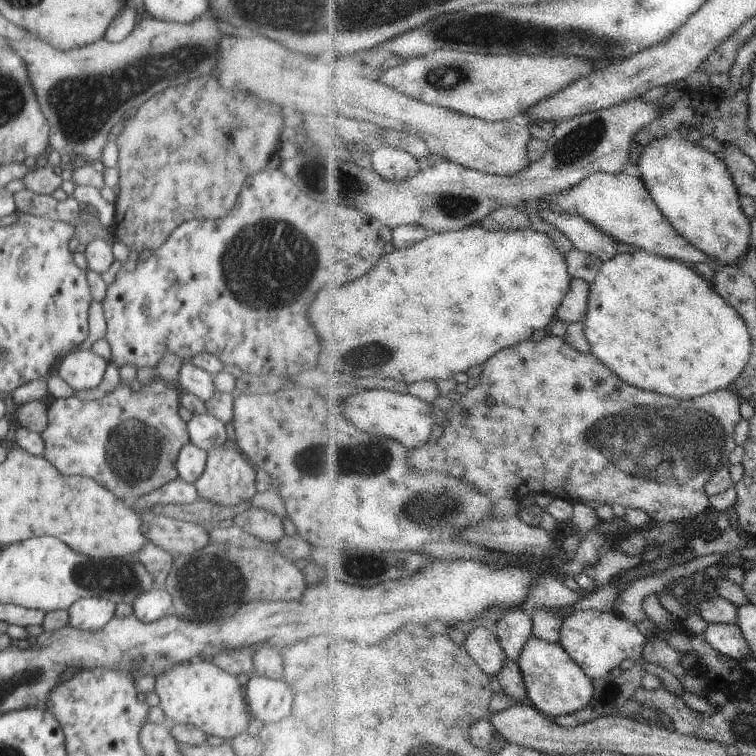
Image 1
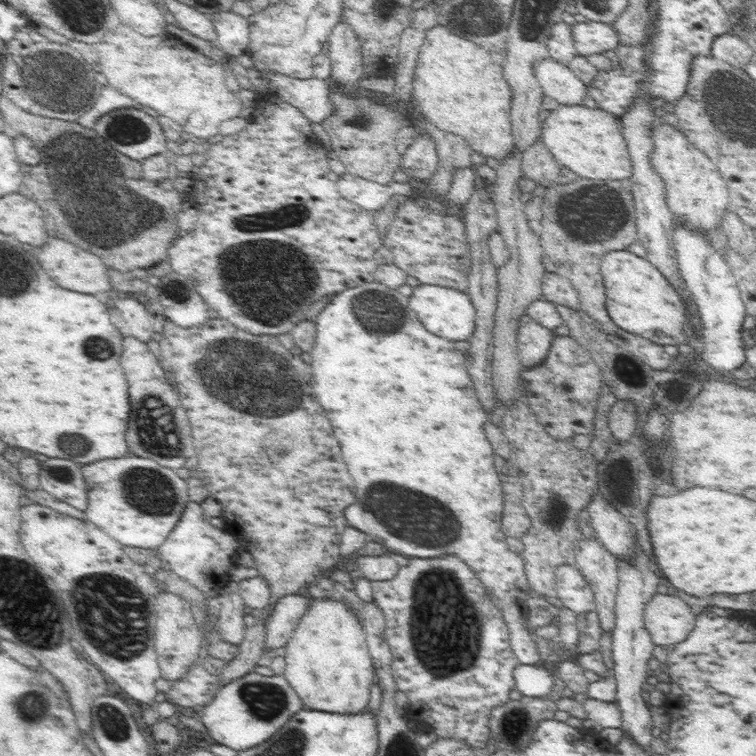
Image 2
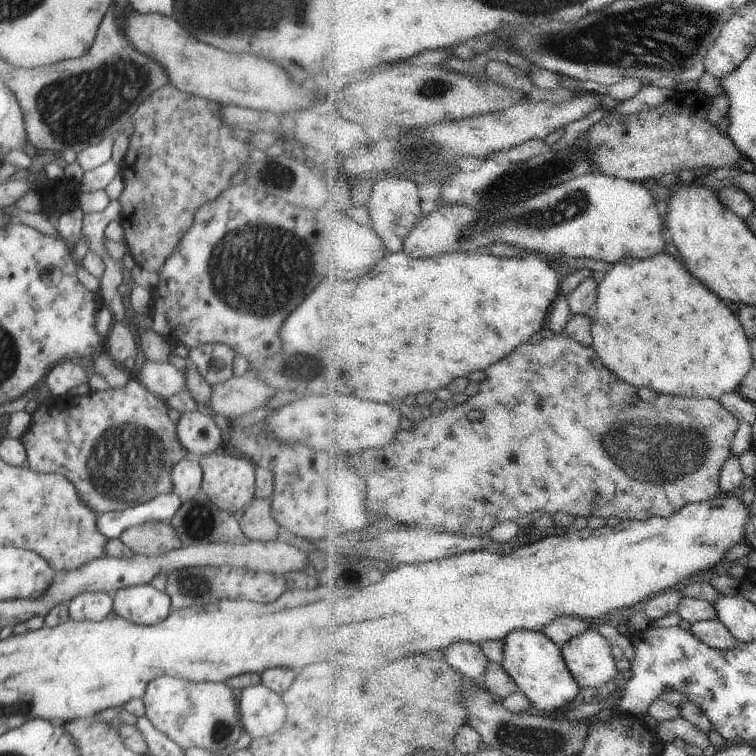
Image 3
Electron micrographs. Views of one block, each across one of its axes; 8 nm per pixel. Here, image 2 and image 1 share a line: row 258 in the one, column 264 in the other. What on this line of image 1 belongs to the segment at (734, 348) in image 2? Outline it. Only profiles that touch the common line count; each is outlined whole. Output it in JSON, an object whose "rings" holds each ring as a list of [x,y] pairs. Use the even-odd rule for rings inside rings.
{"rings":[[[254,674],[244,688],[248,710],[256,720],[264,724],[272,724],[284,718],[286,708],[292,702],[290,688],[286,688],[284,682],[260,678],[259,675]],[[278,692],[288,692],[288,696],[278,696]]]}

